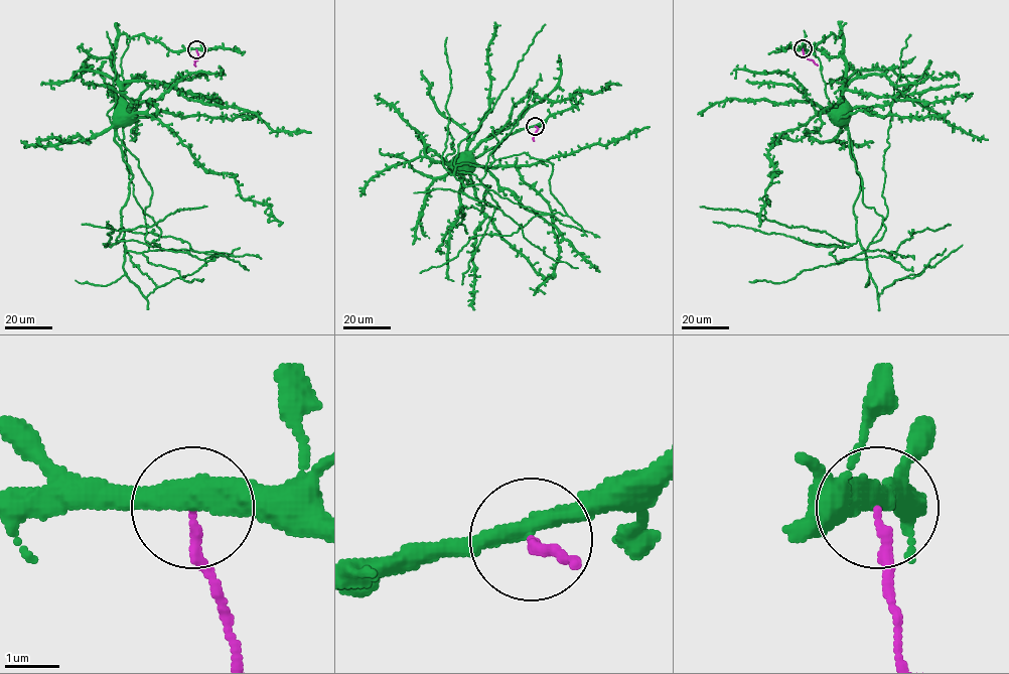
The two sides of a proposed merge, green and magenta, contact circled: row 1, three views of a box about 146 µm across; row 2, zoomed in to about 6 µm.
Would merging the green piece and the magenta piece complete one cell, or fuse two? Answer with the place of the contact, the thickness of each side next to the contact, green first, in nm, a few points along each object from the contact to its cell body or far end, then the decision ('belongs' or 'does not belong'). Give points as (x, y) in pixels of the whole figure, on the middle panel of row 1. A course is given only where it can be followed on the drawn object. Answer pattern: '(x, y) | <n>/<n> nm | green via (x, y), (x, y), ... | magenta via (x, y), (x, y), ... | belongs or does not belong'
(535, 126) | 400/170 nm | green via (535, 125), (510, 134), (495, 145), (451, 168), (462, 160), (463, 164) | magenta via (535, 126), (537, 128), (534, 141) | does not belong

